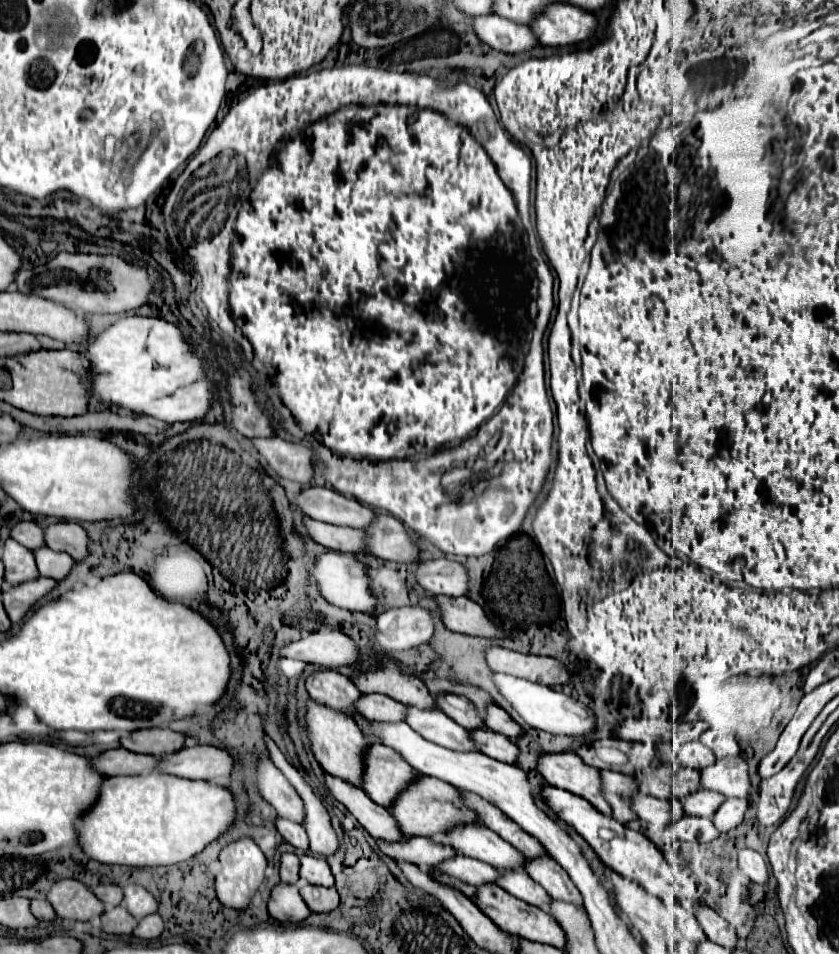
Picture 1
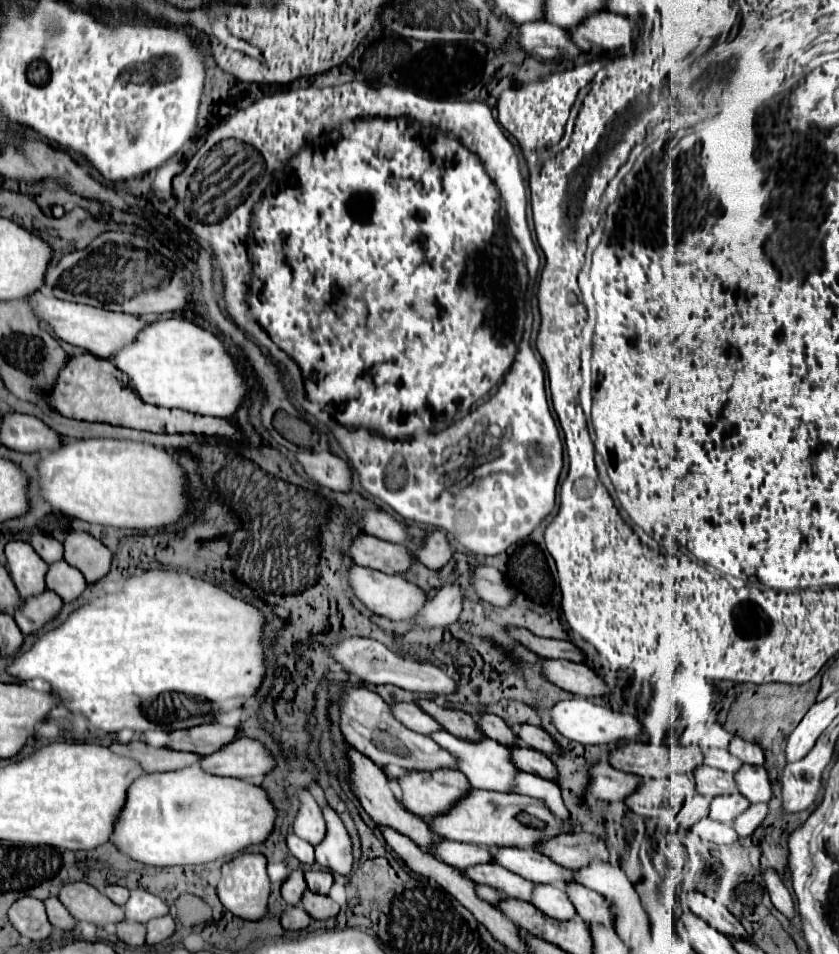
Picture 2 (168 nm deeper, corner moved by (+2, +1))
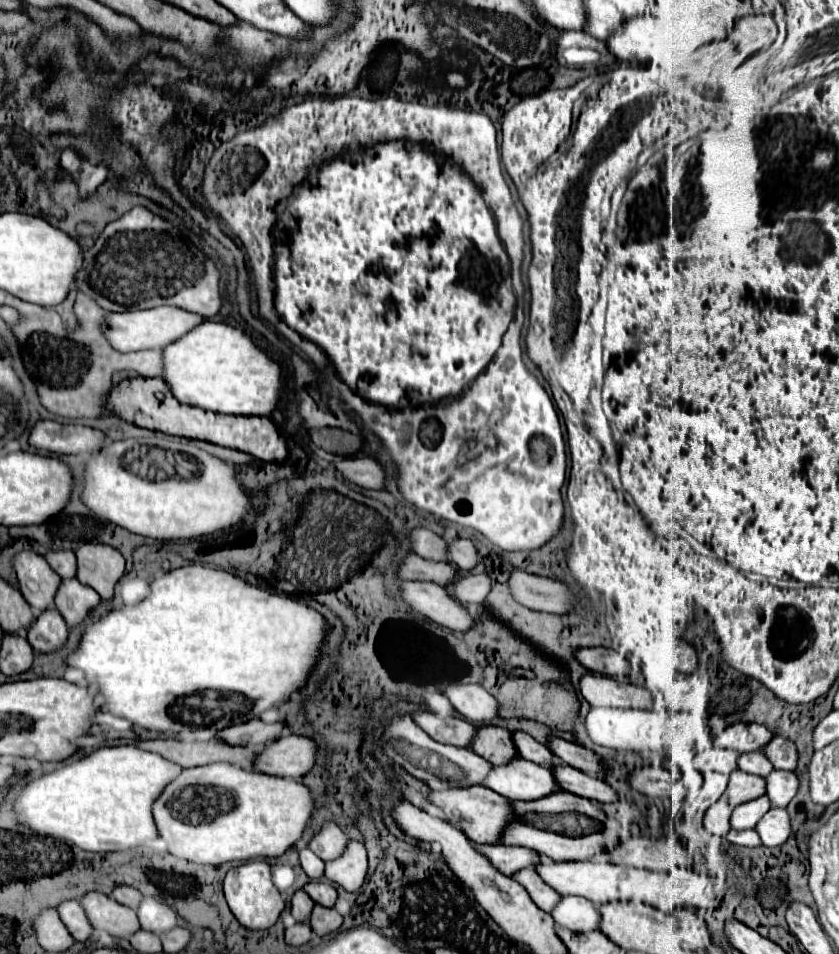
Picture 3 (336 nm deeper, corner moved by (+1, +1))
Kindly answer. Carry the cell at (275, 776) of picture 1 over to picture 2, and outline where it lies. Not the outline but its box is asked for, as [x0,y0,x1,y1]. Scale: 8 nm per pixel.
[293,789,325,845]

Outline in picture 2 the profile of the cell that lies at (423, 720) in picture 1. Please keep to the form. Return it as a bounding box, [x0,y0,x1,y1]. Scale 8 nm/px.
[429,731,517,791]

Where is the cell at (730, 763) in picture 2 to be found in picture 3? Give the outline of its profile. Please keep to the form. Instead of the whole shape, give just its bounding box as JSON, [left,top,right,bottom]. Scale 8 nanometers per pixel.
[738,751,774,777]

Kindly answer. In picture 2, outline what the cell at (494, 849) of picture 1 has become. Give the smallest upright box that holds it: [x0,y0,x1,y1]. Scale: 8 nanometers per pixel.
[491,847,573,885]

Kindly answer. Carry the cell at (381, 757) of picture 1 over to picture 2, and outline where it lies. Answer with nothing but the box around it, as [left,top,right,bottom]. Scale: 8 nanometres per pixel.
[395,771,469,817]

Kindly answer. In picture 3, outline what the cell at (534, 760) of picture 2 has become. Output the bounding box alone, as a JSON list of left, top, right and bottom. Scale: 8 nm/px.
[552,763,618,803]

